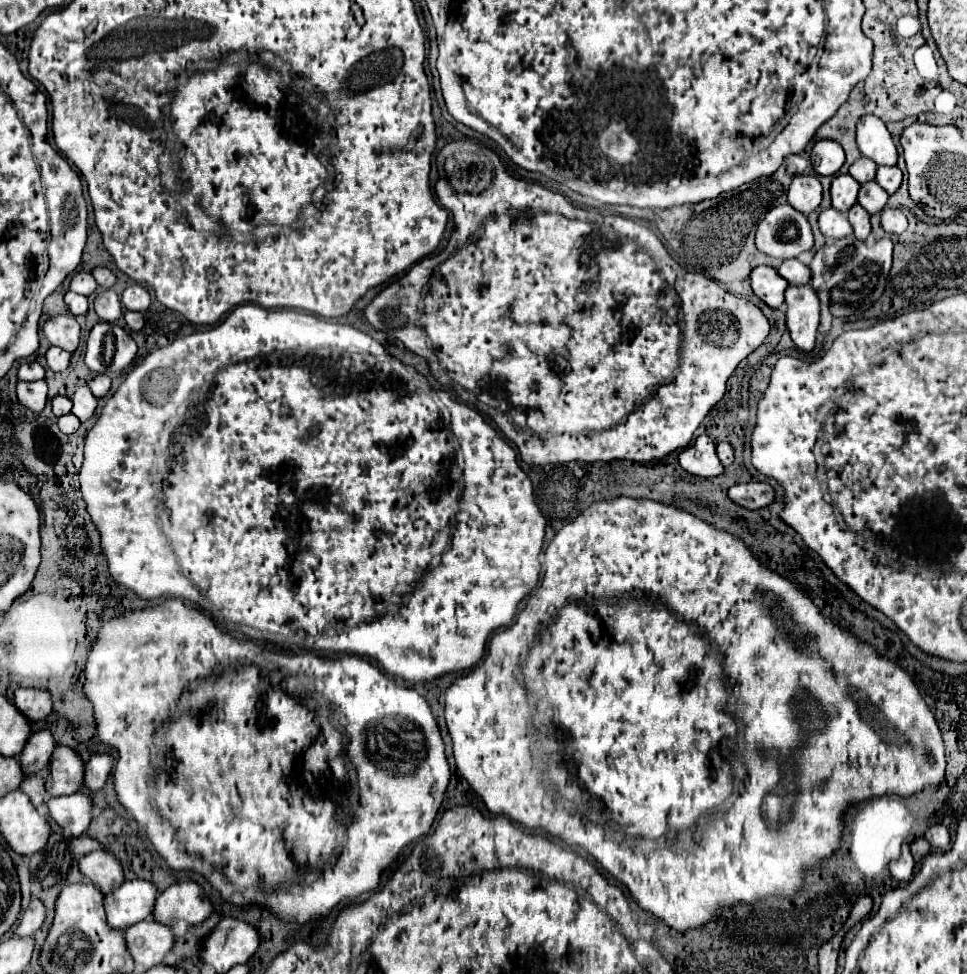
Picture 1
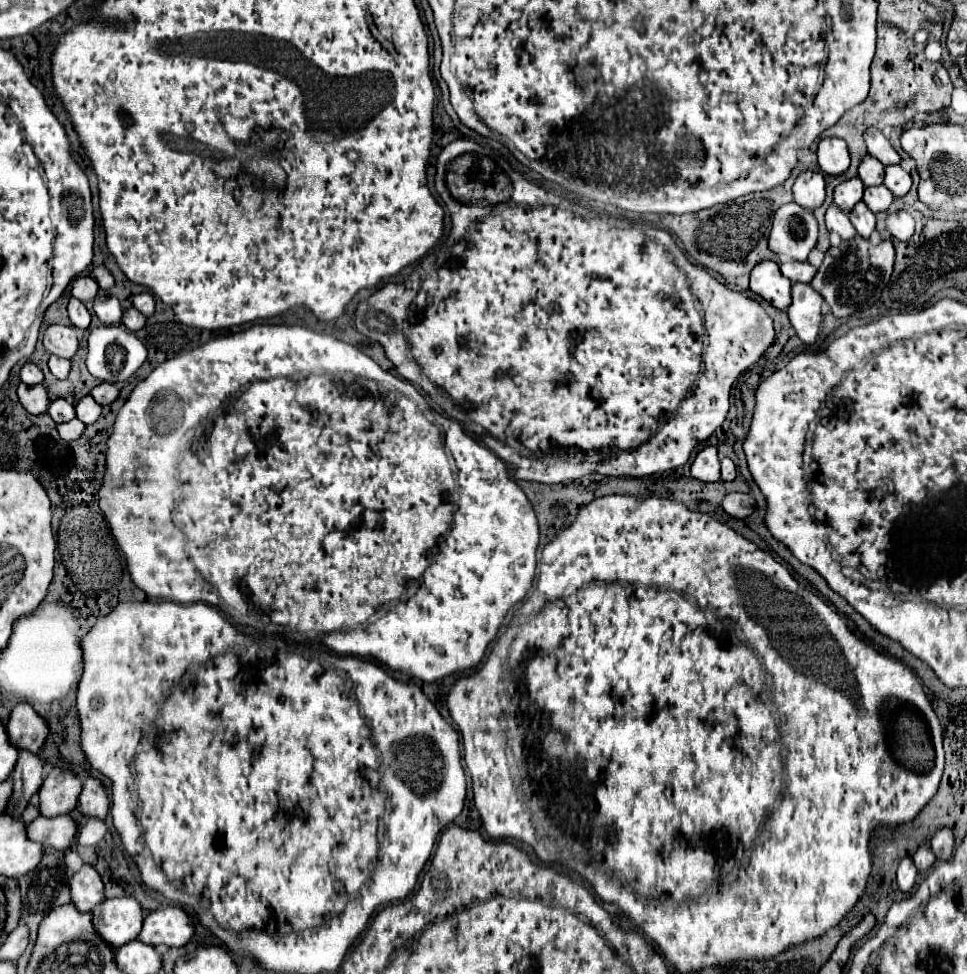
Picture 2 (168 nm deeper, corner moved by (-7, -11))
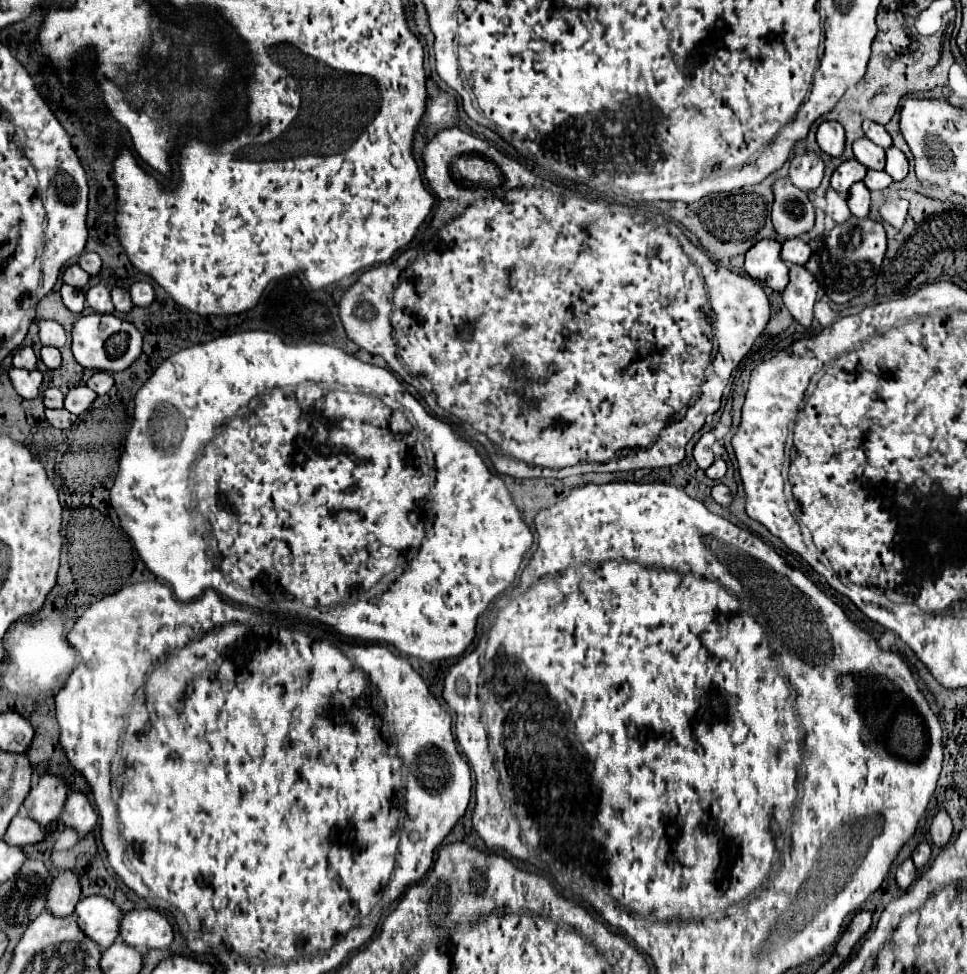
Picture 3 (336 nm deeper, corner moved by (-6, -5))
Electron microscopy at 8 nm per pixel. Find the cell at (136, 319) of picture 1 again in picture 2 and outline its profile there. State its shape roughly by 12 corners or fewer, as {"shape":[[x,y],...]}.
{"shape":[[124,309],[122,323],[130,331],[144,327],[146,317],[136,309]]}

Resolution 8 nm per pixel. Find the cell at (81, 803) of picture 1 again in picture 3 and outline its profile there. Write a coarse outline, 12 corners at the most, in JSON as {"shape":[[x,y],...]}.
{"shape":[[27,815],[11,821],[5,839],[9,845],[25,847],[41,843],[51,835]]}

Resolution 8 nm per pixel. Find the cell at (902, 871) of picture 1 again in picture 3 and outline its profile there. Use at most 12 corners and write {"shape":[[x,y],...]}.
{"shape":[[905,859],[895,873],[897,885],[907,889],[917,875],[911,859]]}

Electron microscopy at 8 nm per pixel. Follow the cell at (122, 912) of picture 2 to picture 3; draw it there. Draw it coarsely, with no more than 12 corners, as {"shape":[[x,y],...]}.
{"shape":[[83,897],[79,927],[101,949],[119,937],[123,911],[107,897]]}

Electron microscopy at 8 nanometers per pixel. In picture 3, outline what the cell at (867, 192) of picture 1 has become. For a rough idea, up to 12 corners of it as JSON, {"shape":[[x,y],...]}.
{"shape":[[867,171],[869,191],[887,189],[893,179],[885,171]]}

